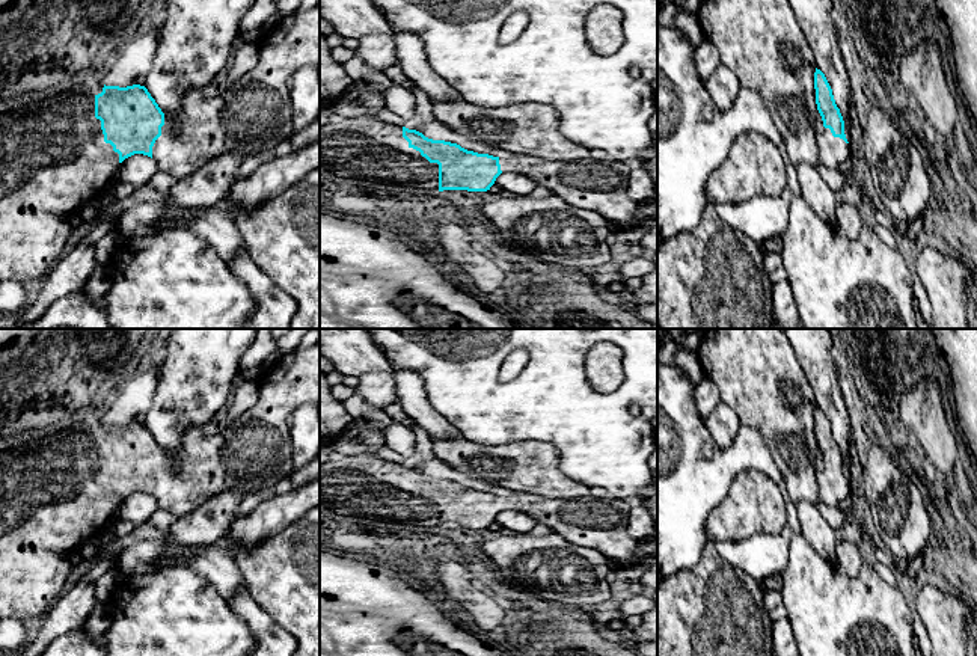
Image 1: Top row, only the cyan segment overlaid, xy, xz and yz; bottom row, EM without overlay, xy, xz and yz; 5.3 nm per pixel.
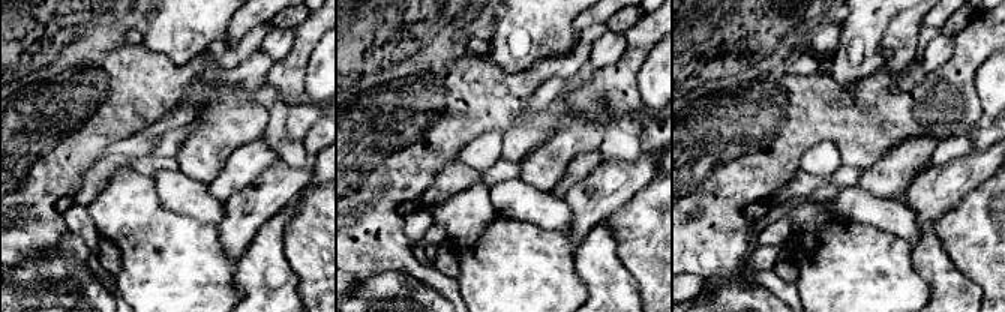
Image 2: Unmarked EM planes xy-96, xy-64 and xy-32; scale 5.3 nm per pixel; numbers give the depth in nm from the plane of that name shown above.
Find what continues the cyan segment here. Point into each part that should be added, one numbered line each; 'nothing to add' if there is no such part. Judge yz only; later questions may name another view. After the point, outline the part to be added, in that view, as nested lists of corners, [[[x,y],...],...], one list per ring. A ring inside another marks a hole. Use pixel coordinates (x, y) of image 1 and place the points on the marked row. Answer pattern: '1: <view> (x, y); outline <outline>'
1: yz (833, 151); outline [[[829,128],[817,134],[817,152],[820,163],[837,170],[850,158],[850,146],[840,137],[834,137]]]

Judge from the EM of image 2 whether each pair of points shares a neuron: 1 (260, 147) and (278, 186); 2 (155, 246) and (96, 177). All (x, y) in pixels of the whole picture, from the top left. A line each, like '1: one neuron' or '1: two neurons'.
1: two neurons
2: two neurons

